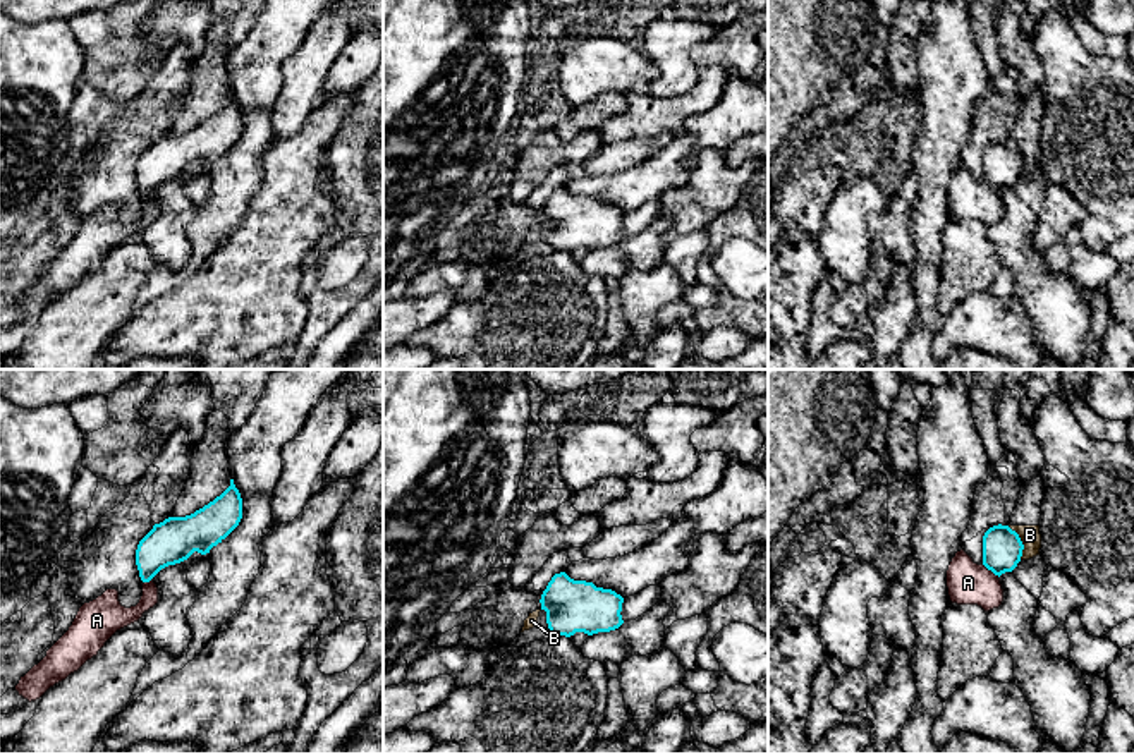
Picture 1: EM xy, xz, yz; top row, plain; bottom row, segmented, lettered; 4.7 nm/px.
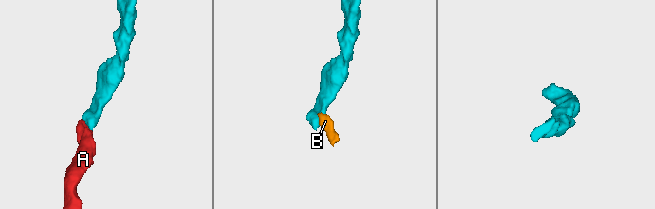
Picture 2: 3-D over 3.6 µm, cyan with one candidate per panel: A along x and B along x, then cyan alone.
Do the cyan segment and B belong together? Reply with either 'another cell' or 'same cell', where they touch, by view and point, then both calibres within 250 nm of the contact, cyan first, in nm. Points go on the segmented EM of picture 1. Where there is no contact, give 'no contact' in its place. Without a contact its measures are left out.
another cell; meets cyan in yz at (1021, 541); 190 nm thick on the cyan side, 100 nm on the other

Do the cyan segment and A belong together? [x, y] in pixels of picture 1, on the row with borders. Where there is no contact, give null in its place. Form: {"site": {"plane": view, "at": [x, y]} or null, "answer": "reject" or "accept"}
{"site": {"plane": "yz", "at": [992, 571]}, "answer": "accept"}

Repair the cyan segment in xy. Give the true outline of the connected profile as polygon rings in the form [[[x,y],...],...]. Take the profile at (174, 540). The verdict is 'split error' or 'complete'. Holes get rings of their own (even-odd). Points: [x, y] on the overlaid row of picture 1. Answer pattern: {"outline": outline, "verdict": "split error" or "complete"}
{"outline": [[[230,479],[230,486],[220,496],[194,514],[155,524],[136,550],[136,565],[144,582],[139,603],[131,608],[122,606],[117,589],[107,589],[96,599],[84,603],[69,630],[21,677],[15,685],[19,696],[29,702],[36,701],[77,672],[117,630],[137,622],[158,603],[158,587],[151,579],[162,569],[187,560],[194,551],[210,553],[239,526],[241,519],[242,498]]], "verdict": "split error"}

